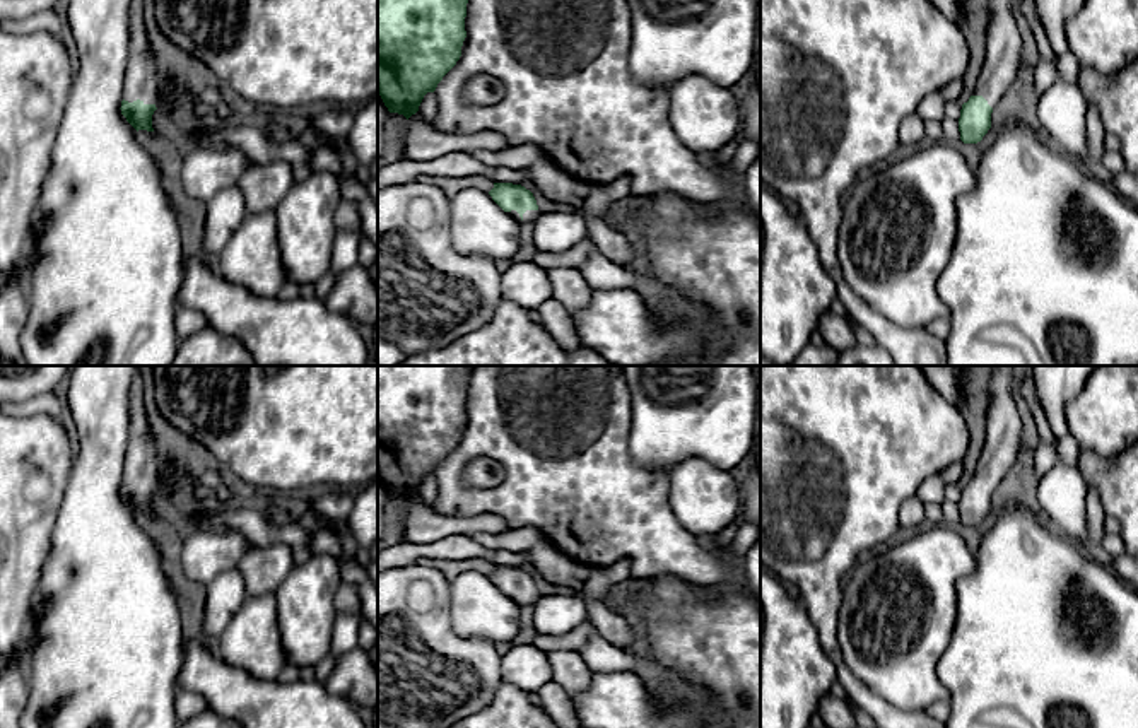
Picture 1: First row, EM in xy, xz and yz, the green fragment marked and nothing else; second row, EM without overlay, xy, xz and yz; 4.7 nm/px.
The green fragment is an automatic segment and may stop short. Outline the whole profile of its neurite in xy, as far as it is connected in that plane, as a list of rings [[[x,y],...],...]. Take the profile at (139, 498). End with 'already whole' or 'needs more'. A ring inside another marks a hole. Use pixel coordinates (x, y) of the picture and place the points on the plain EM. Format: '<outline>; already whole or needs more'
[[[137,369],[130,390],[130,443],[123,467],[121,497],[137,514],[154,514],[152,497],[157,492],[157,482],[157,449],[144,408],[142,374]]]; needs more

